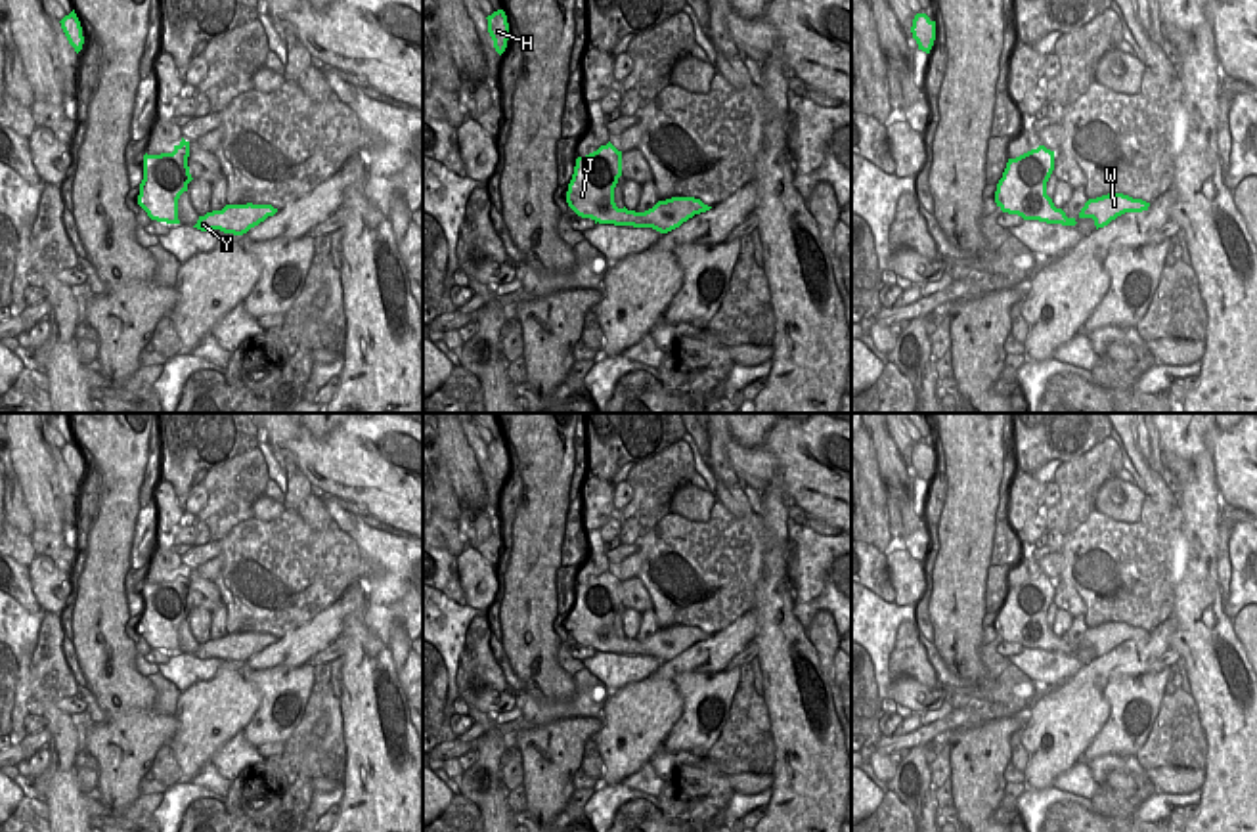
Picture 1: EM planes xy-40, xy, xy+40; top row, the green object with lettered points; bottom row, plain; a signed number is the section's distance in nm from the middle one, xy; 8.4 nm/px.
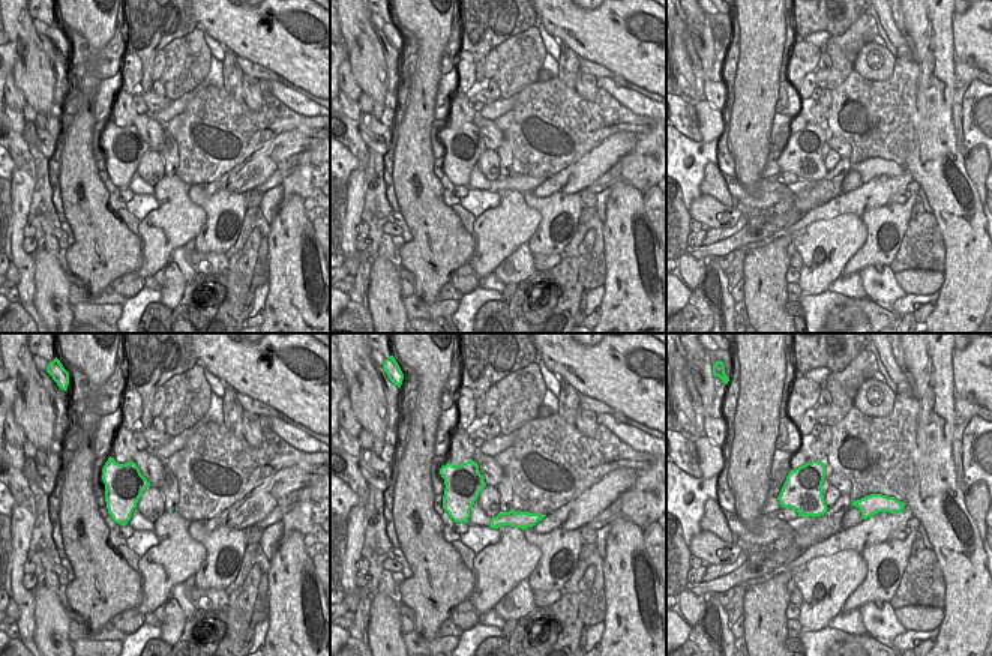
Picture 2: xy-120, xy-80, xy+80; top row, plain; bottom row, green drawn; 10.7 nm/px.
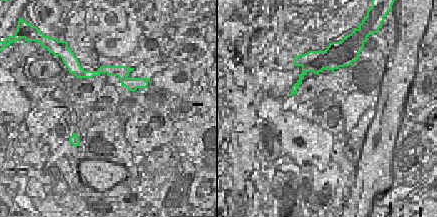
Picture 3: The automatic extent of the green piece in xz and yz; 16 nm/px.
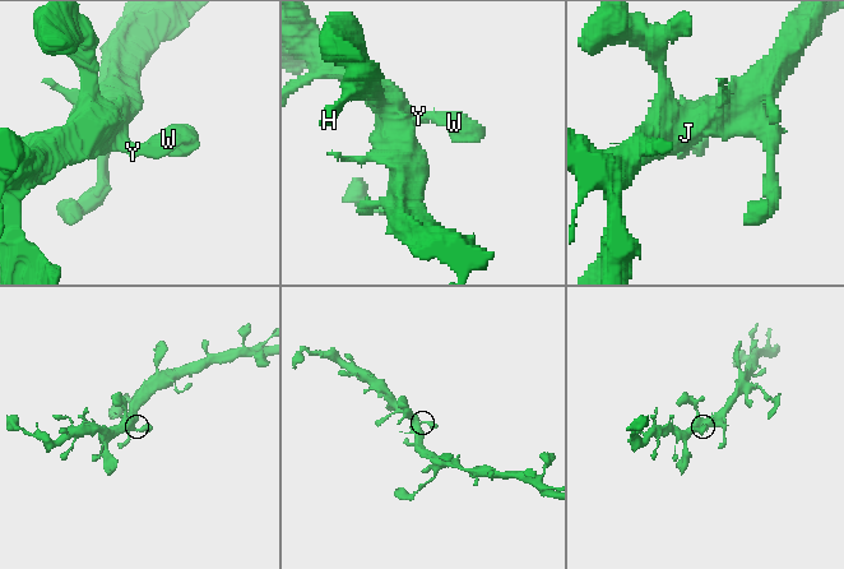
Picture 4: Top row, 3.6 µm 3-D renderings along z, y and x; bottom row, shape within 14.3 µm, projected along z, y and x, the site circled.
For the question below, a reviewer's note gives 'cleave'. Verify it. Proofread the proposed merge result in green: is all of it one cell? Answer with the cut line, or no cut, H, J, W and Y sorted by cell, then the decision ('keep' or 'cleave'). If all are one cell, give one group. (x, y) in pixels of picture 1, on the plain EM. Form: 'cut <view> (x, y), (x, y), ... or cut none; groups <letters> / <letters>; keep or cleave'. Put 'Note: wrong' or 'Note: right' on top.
Note: wrong
cut none; groups H J W Y; keep

